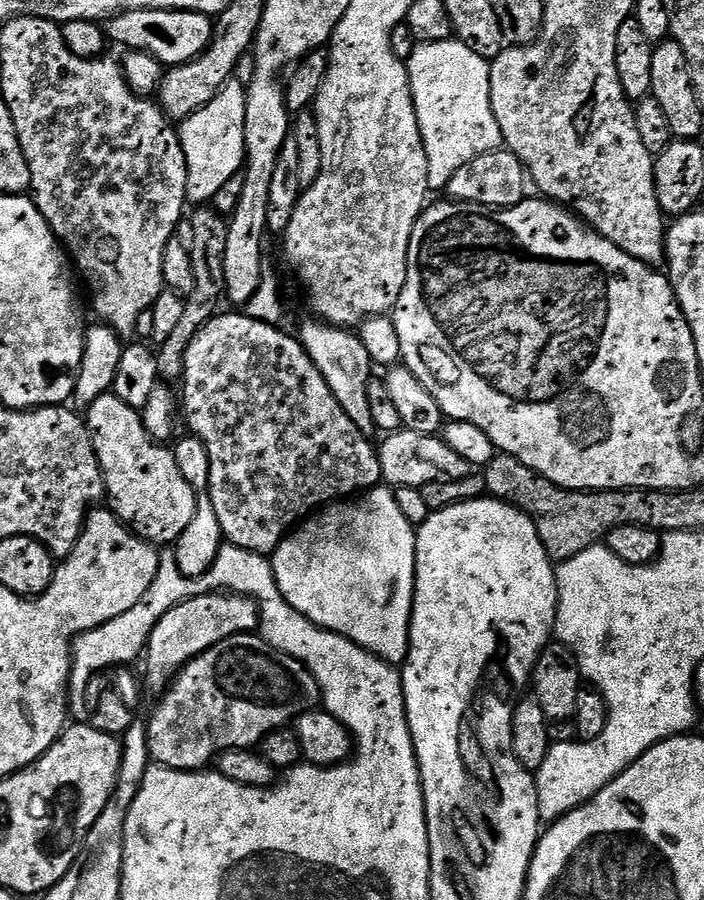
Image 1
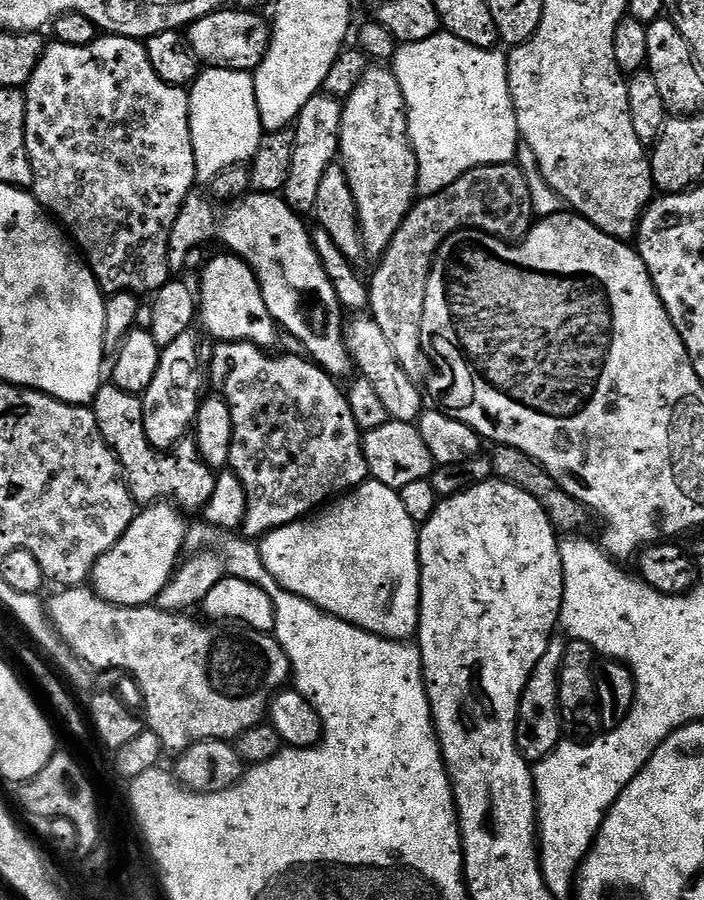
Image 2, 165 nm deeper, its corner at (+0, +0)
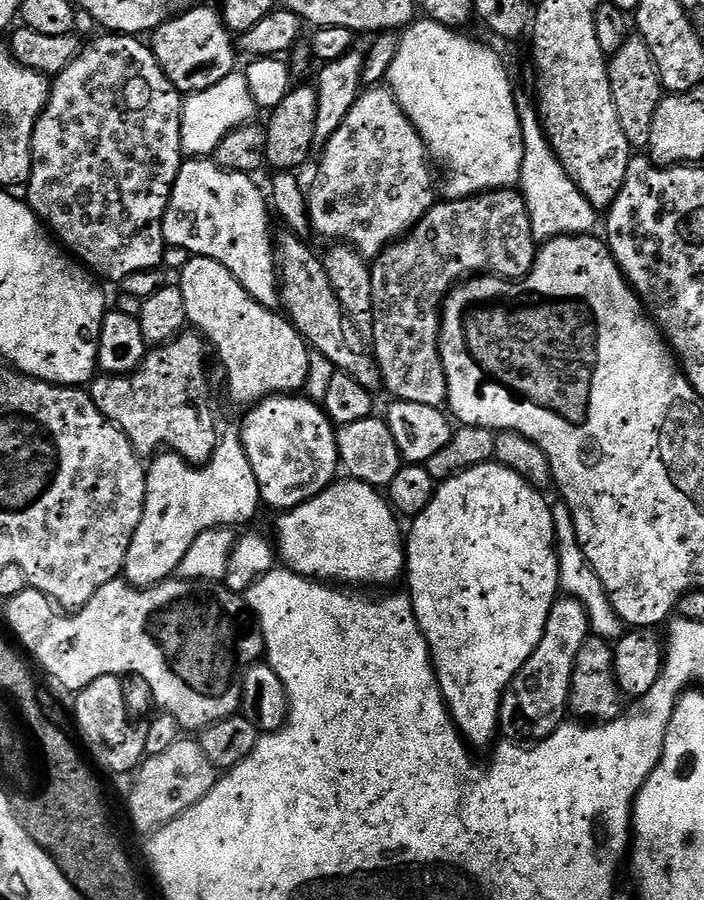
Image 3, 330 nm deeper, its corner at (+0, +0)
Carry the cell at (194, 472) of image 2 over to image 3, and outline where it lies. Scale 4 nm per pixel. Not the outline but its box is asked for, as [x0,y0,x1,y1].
[90,330,222,465]

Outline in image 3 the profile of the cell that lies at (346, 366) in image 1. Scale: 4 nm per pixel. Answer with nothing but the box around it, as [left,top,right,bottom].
[164,158,282,310]

